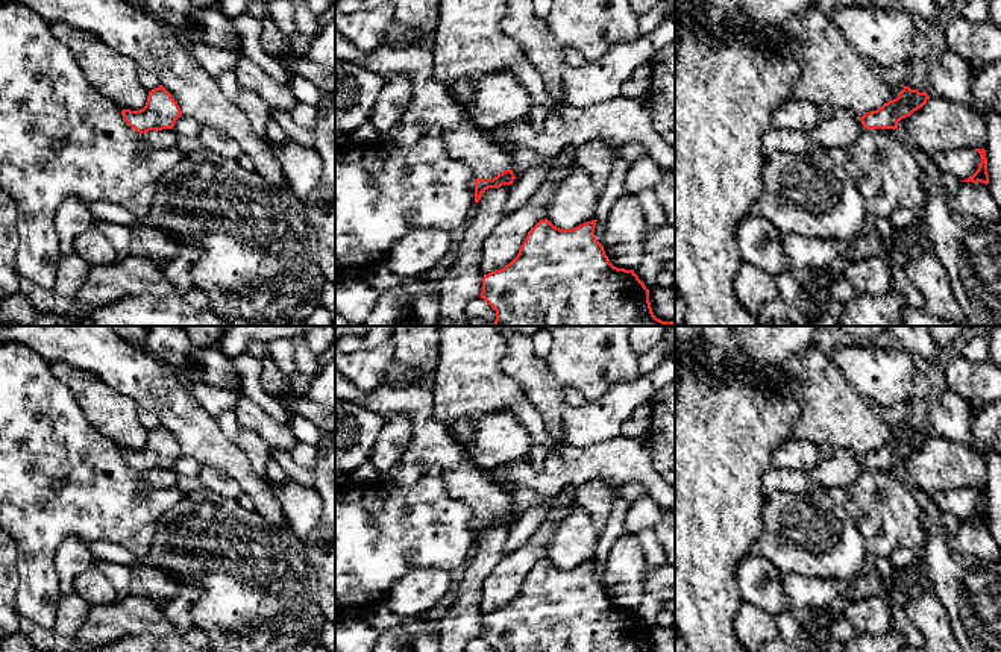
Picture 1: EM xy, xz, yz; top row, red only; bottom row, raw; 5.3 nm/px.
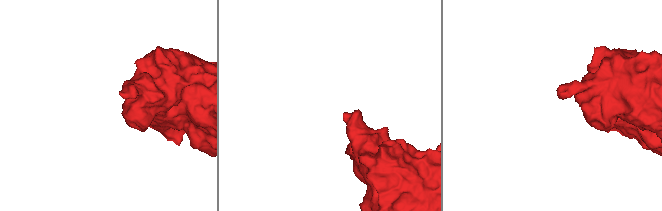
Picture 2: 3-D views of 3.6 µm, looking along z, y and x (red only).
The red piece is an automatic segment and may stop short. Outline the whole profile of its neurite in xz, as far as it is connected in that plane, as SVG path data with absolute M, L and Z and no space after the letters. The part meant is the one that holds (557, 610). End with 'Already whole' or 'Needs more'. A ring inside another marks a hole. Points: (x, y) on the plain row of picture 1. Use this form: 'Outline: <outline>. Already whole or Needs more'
Outline: M548 558L540 560L510 603L484 614L479 637L496 652L652 652L649 629L634 610L610 602L595 576L596 561L560 569Z. Already whole

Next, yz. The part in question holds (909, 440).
Outline: M904 426L896 438L861 456L852 449L836 449L830 459L819 459L817 465L807 476L813 485L822 490L846 488L857 481L864 467L898 469L898 461L921 449L928 438L927 432Z. Needs more

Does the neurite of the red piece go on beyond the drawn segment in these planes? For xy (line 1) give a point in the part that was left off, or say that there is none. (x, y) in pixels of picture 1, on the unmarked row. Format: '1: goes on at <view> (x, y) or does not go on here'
1: does not go on here

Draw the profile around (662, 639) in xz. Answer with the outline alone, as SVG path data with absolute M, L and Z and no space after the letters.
M655 625L649 629L652 652L675 652L675 634L672 628Z

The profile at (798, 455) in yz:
M789 437L772 452L770 467L808 473L817 465L819 446L808 440Z

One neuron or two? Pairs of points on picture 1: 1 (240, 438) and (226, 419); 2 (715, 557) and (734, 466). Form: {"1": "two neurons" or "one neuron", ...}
{"1": "one neuron", "2": "one neuron"}

